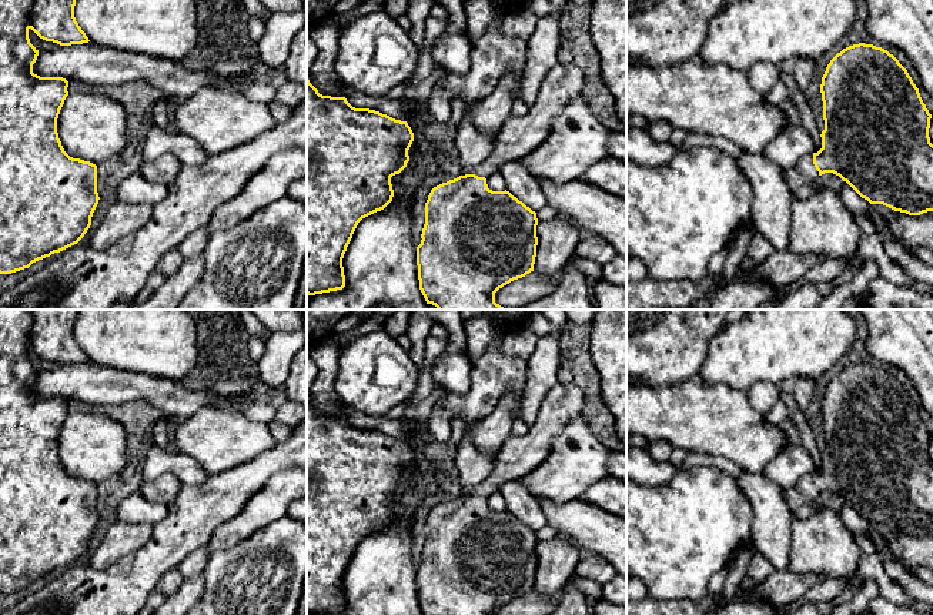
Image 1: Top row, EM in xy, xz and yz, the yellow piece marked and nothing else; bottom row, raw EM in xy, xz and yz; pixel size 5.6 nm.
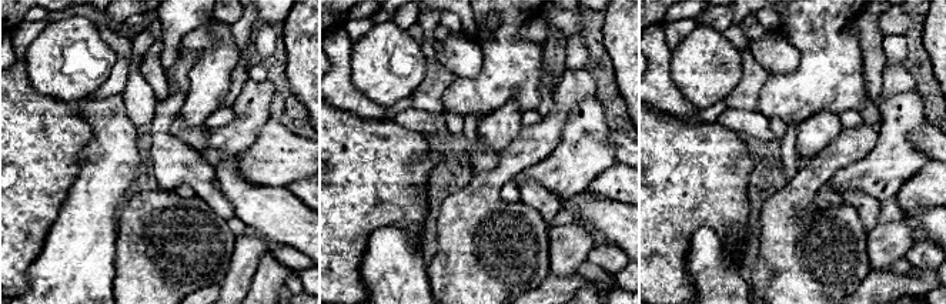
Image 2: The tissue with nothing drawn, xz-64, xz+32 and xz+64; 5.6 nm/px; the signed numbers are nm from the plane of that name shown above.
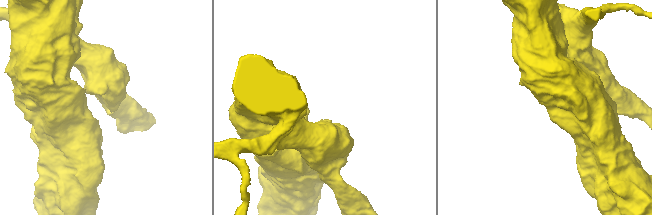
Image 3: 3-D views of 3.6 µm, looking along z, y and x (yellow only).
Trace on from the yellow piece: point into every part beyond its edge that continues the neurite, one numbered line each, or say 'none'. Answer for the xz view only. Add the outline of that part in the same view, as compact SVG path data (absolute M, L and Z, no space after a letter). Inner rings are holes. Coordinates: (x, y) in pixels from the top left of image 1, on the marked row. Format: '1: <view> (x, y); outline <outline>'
1: xz (519, 136); outline M556 63L546 74L538 98L524 117L509 117L495 136L495 147L489 157L472 174L489 177L512 160L521 160L538 148L551 134L554 120L566 103L579 96L585 76L576 64Z

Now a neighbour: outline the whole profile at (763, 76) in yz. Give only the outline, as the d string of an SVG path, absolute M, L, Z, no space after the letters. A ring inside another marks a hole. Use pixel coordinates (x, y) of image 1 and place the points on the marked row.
M758 61L746 71L750 84L760 93L766 94L779 81L779 67L768 61Z

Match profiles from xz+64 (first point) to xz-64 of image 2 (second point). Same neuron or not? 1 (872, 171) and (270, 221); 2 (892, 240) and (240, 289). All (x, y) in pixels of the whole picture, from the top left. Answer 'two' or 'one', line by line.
1: two
2: one

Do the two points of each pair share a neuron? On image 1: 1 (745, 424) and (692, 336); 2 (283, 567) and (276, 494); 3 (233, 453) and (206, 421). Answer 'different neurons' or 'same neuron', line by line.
1: different neurons
2: different neurons
3: same neuron

